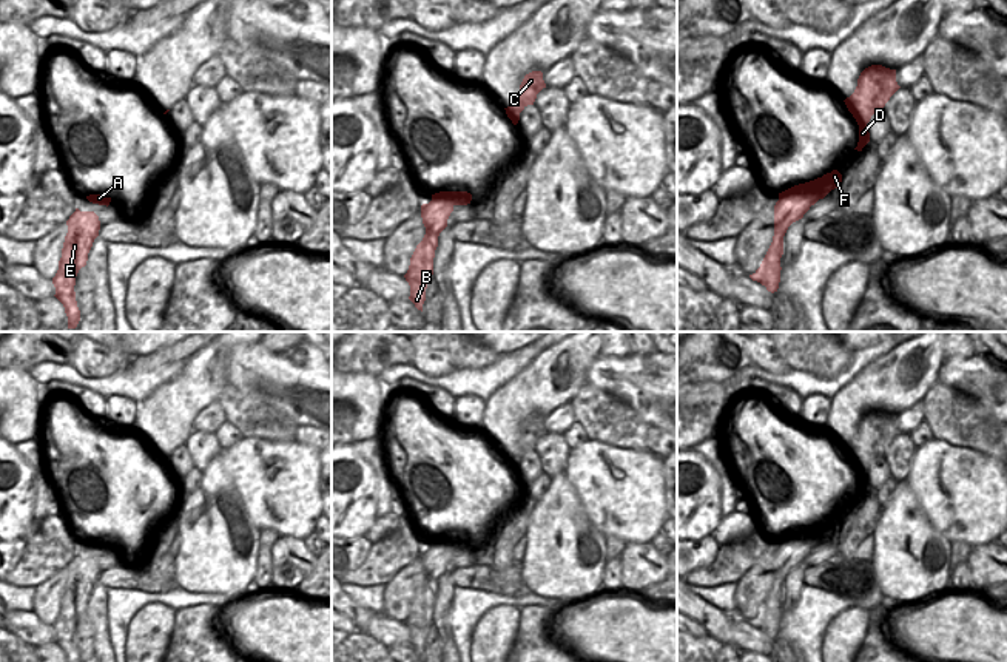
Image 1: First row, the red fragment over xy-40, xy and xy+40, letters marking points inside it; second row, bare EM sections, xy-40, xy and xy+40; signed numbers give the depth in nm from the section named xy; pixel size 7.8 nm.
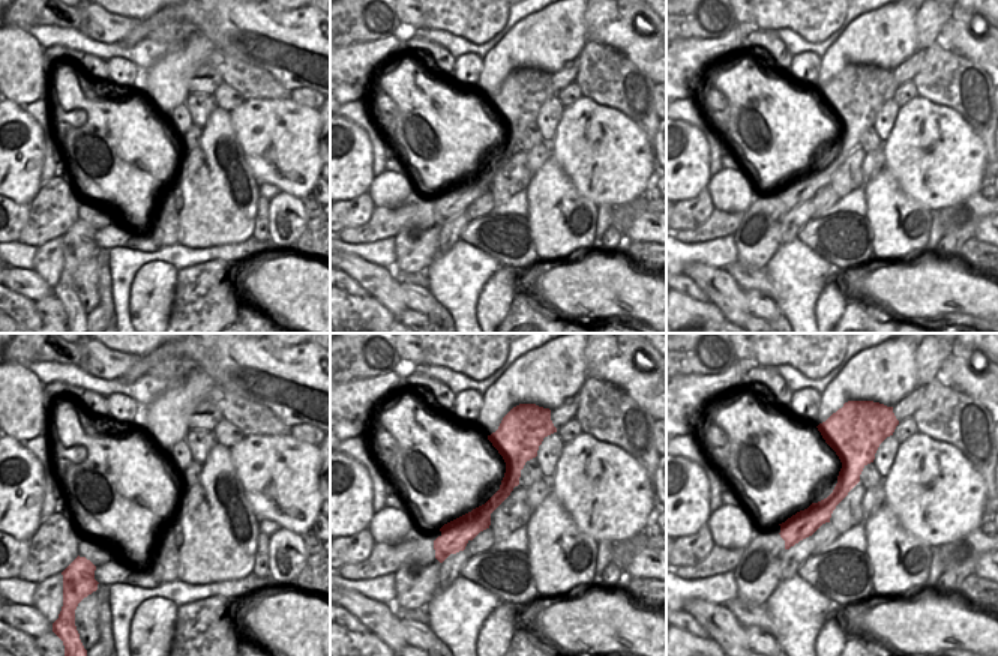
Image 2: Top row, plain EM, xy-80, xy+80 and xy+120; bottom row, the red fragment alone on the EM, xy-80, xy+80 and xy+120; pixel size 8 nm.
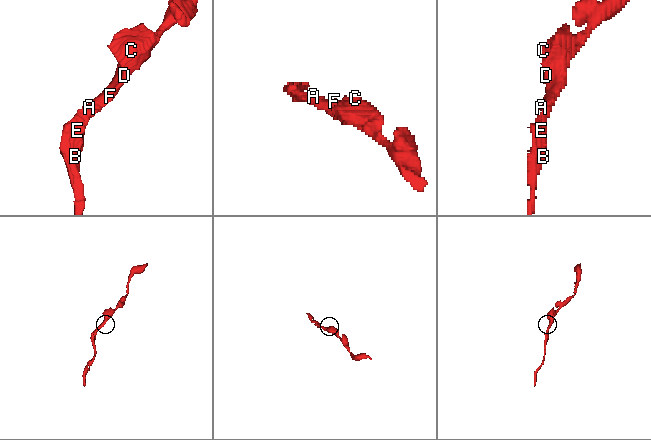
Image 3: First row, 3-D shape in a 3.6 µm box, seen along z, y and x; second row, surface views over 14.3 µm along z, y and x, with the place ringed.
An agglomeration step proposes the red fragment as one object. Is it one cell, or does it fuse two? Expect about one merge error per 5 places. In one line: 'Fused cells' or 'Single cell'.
Single cell

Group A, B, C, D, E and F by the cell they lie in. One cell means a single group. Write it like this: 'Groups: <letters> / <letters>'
Groups: A B C D E F

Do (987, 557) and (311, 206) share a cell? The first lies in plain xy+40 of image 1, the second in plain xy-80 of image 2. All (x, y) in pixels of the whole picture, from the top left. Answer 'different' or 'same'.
different

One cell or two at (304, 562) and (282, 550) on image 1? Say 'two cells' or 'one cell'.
one cell

